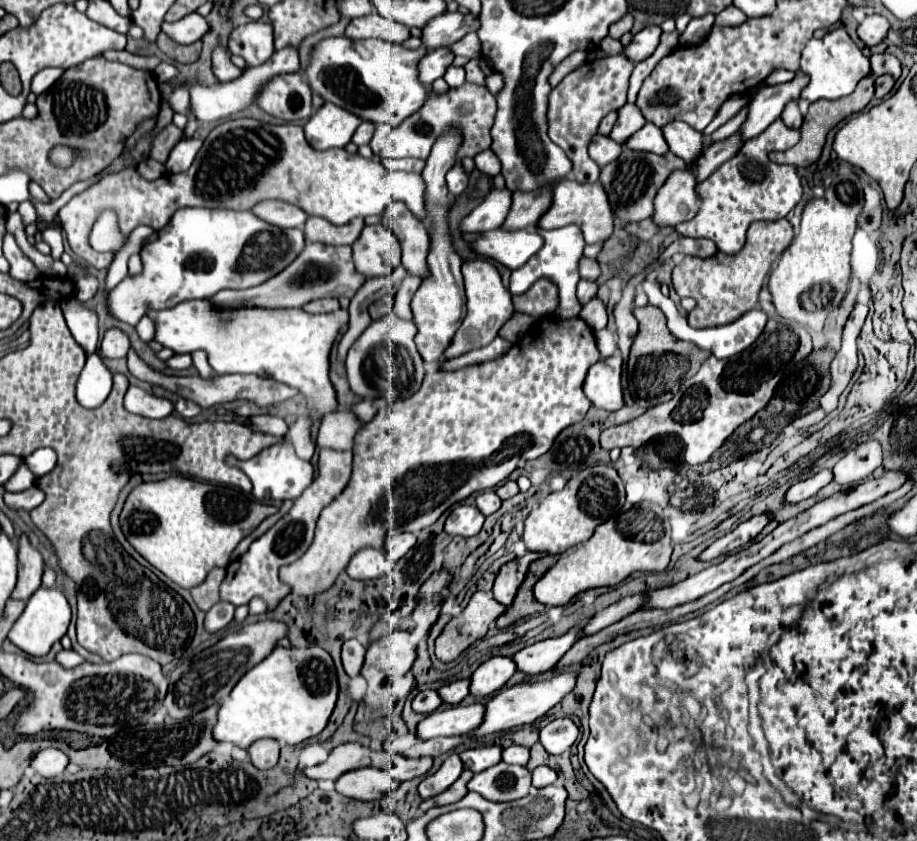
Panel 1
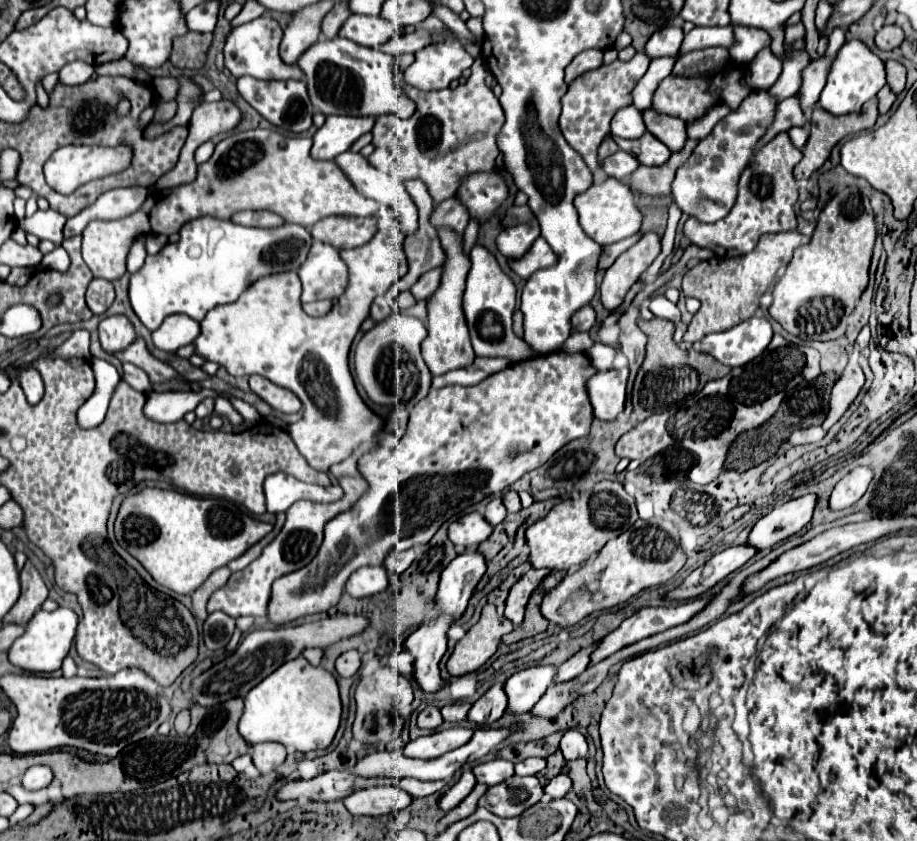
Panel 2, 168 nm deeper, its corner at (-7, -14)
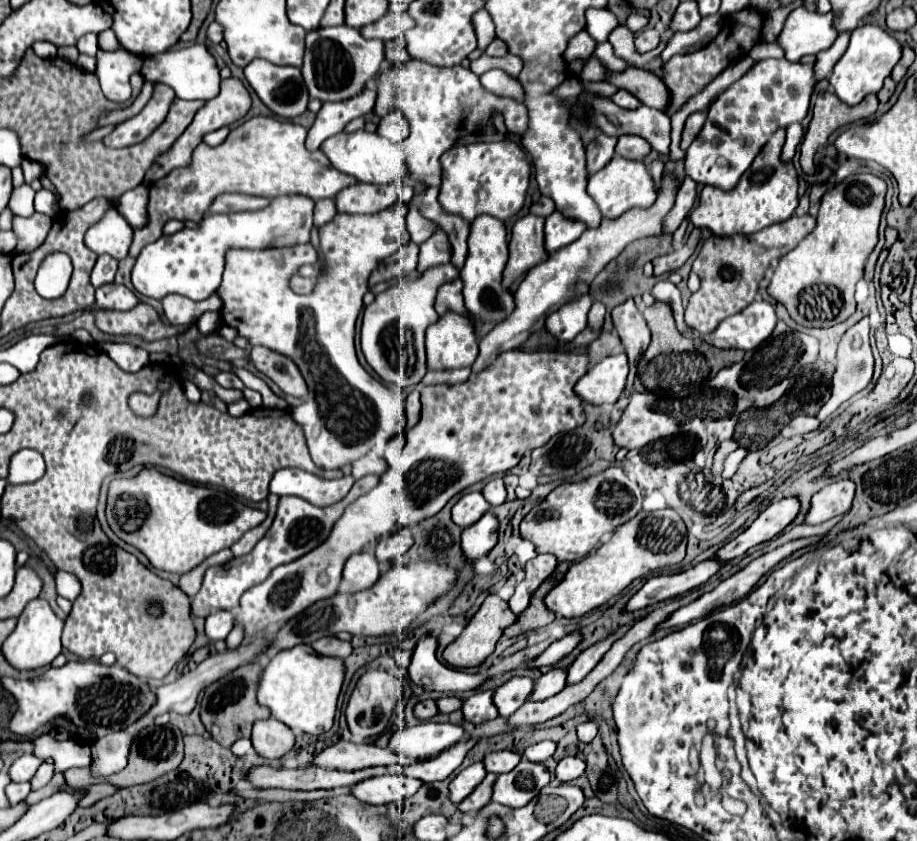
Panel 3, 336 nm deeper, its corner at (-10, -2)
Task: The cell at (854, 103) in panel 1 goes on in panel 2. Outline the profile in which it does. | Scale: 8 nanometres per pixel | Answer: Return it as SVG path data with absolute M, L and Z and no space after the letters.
M877 98L869 100L869 104L865 104L865 108L857 114L849 114L849 116L833 116L829 112L825 112L823 108L815 108L813 114L811 114L811 134L809 134L809 140L807 144L803 146L803 160L793 168L793 178L795 180L809 180L809 176L813 172L817 172L825 160L829 158L831 154L831 148L845 136L849 134L855 134L855 132L861 132L861 130L867 130L867 128L873 128L875 126L875 120L879 116L879 110L877 110Z

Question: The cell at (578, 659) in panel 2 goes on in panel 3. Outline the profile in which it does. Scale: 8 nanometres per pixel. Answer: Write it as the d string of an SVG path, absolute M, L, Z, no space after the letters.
M552 668L542 678L536 680L532 696L528 696L528 700L546 700L554 696L556 692L560 692L564 686L566 686L566 670Z

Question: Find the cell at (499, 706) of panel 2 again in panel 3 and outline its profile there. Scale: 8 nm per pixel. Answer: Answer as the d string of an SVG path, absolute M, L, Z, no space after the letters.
M486 690L486 692L476 692L474 696L470 696L462 704L464 720L474 722L474 724L484 724L484 722L494 720L498 716L498 712L492 702L492 694L494 694L492 690Z

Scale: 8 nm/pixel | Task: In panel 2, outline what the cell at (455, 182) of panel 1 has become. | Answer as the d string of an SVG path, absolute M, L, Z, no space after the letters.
M449 198L449 200L443 200L435 210L433 210L433 216L431 216L431 224L437 228L437 226L449 226L453 228L457 234L463 234L465 226L469 224L469 212L467 208L461 204L459 198Z

